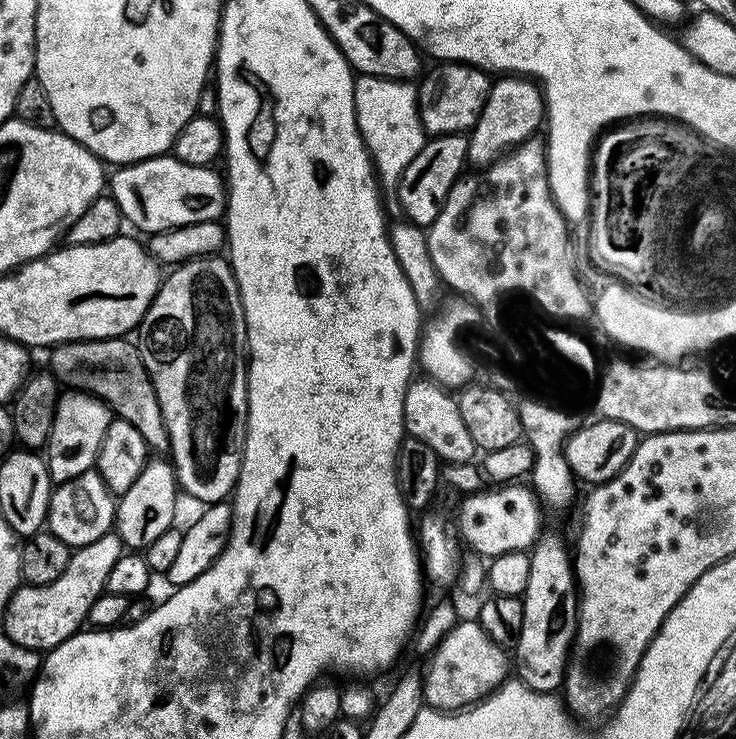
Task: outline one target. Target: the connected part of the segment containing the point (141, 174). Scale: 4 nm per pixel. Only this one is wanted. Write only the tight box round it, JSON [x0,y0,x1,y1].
[110,154,226,234]

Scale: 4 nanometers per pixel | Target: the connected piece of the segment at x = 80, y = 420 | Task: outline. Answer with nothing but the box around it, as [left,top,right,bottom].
[46,390,114,484]

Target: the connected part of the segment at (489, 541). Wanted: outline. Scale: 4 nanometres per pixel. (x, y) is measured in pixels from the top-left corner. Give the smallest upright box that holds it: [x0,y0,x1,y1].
[460,483,541,558]

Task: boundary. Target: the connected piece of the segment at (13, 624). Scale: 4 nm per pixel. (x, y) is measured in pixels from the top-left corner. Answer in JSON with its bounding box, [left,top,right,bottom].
[2,534,126,654]

